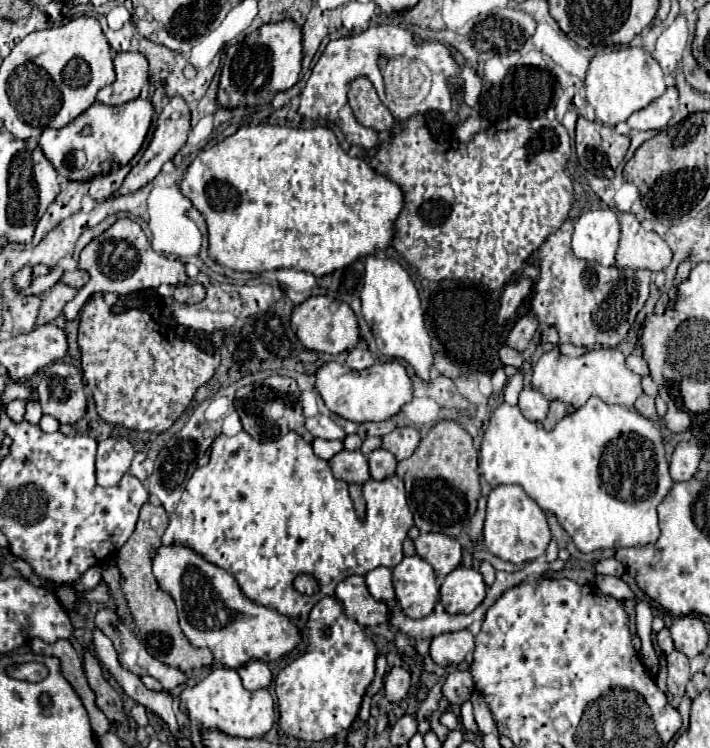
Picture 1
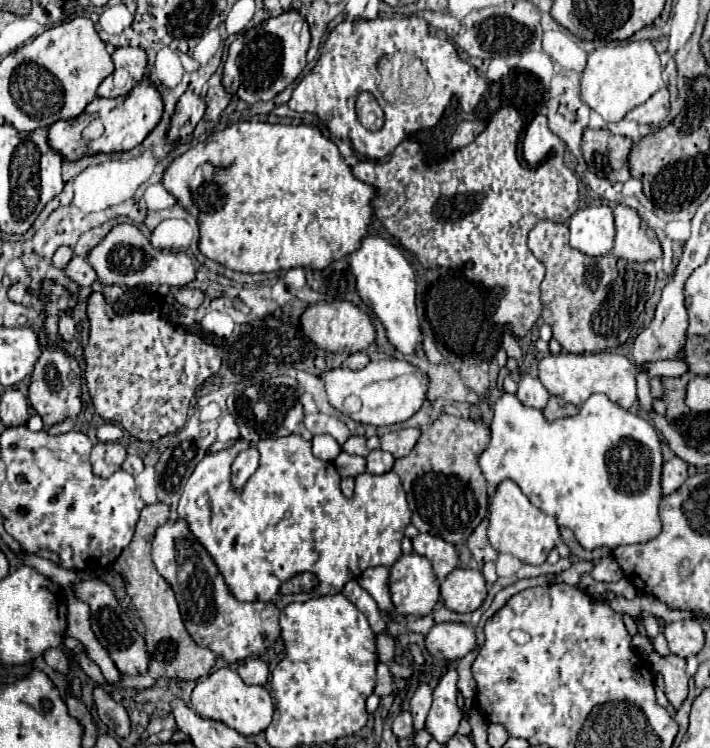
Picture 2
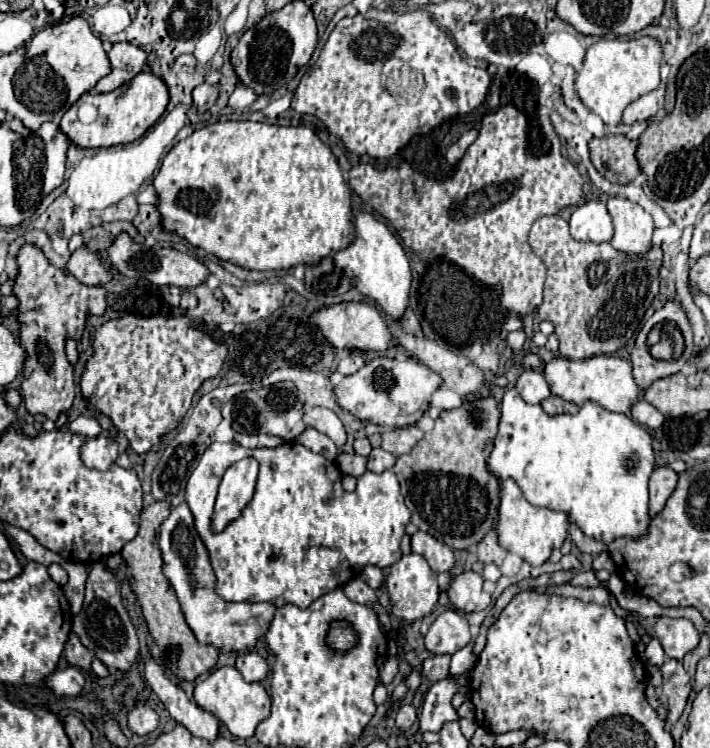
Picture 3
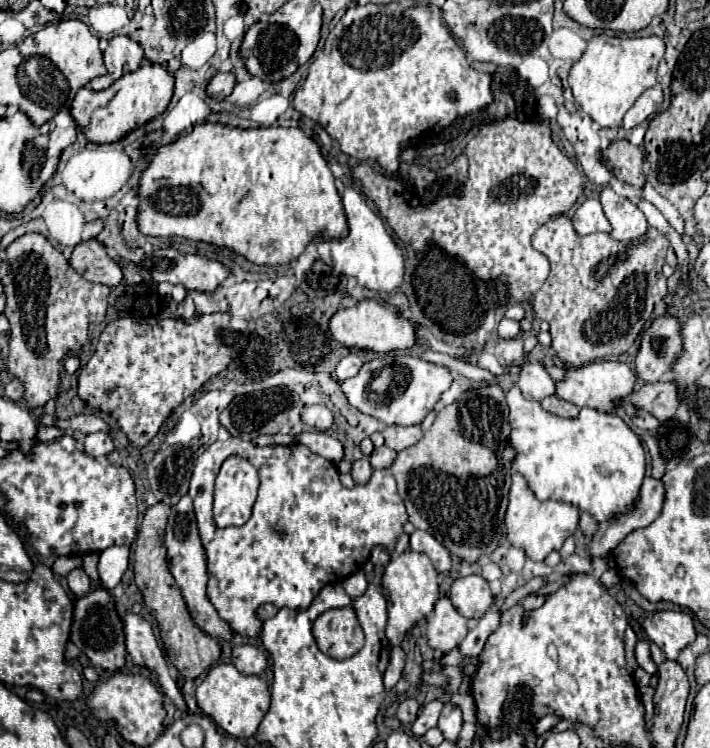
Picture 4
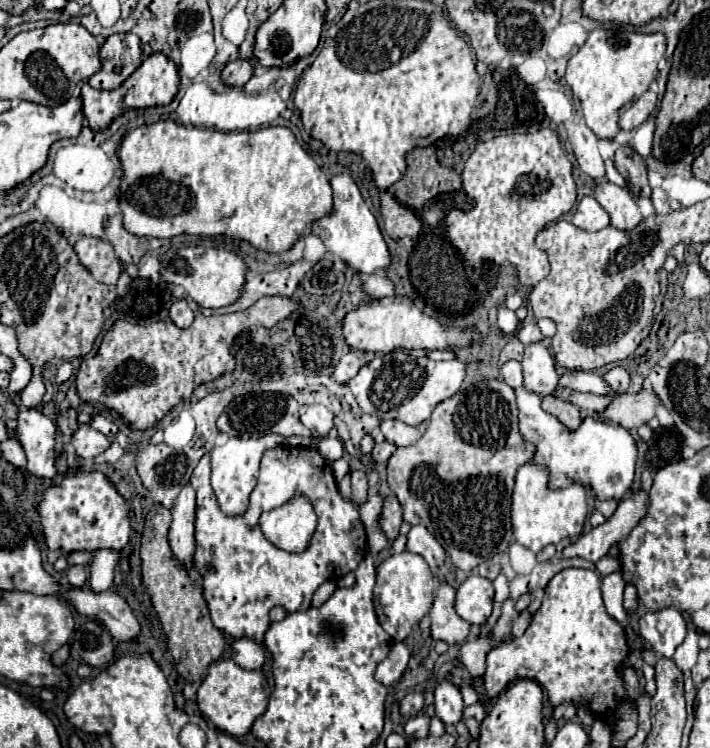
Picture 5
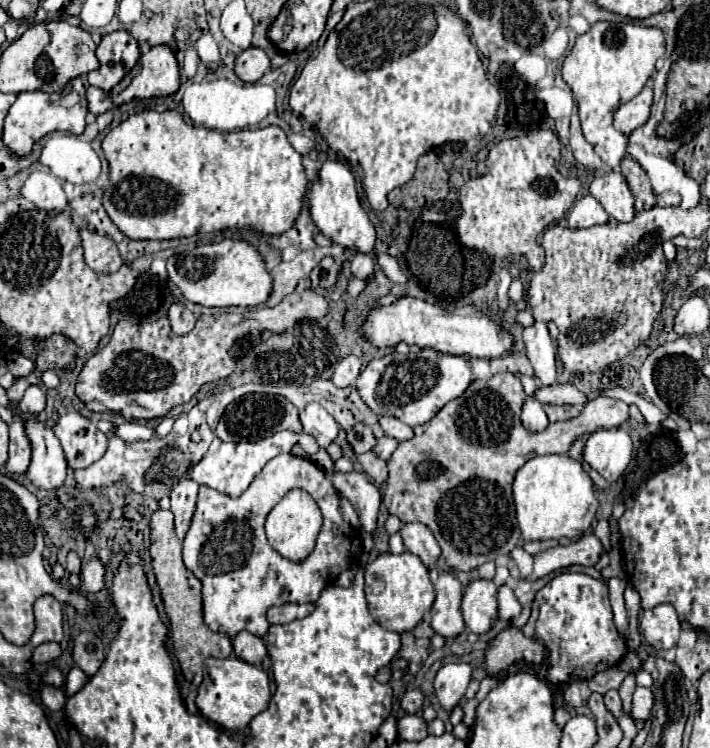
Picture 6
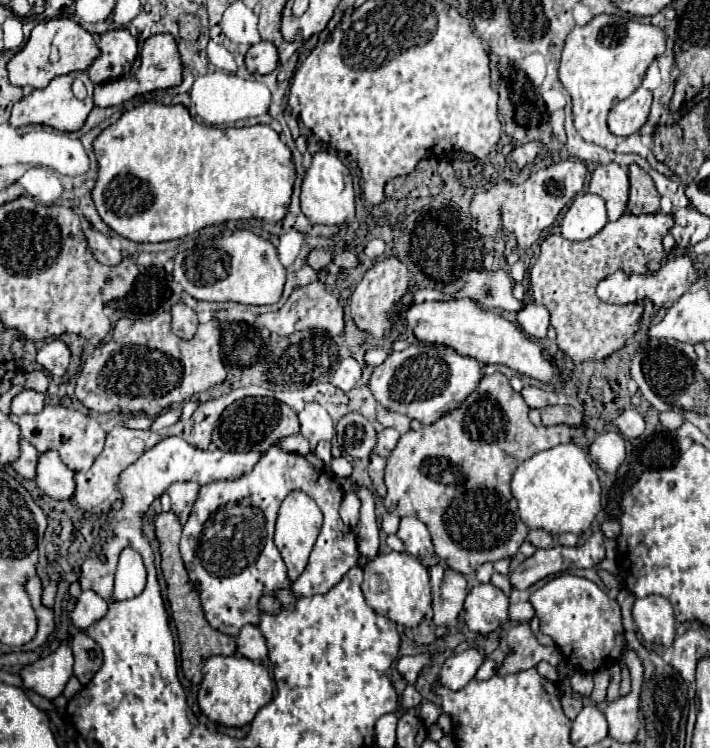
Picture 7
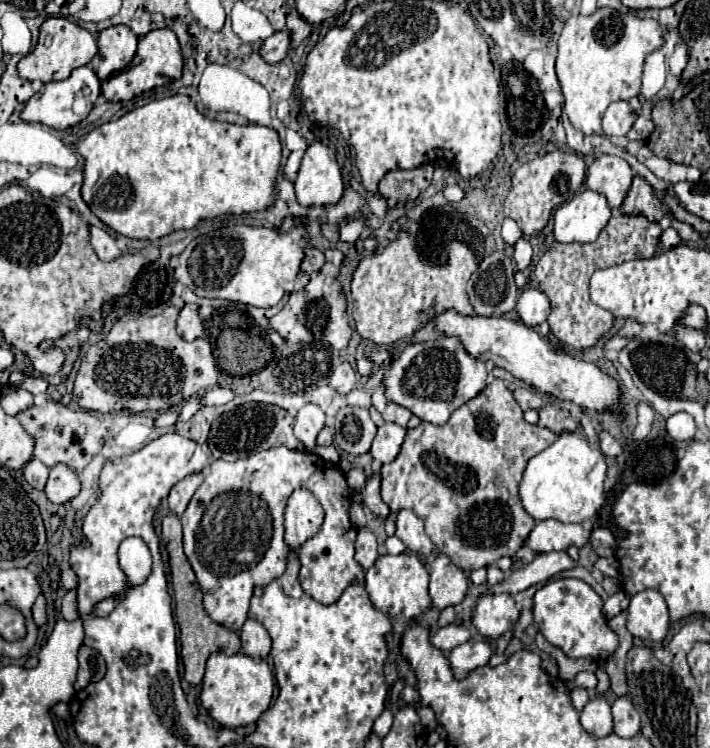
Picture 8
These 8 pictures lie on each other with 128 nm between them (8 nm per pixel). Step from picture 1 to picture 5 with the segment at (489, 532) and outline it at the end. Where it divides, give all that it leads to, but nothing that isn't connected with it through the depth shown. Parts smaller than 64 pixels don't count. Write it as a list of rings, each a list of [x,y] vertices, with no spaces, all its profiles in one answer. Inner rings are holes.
[[[524,464],[516,474],[516,486],[512,494],[512,530],[516,542],[540,552],[548,544],[558,544],[562,538],[580,536],[584,522],[590,514],[586,488],[580,482],[572,482],[568,488],[550,488],[548,468],[542,464]]]

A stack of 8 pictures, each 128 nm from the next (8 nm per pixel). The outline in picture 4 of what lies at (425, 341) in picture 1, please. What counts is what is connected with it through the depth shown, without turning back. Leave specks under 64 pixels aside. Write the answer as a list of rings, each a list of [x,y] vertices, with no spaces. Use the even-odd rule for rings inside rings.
[[[346,186],[340,190],[340,196],[342,196],[346,218],[348,218],[348,236],[340,238],[340,240],[332,240],[332,238],[324,238],[322,234],[316,234],[314,242],[316,242],[320,258],[328,266],[332,266],[336,272],[358,278],[358,284],[362,284],[370,290],[378,290],[382,294],[396,292],[398,286],[402,284],[402,276],[404,276],[402,250],[398,250],[396,242],[386,232],[384,222],[380,220],[380,216],[376,216],[370,210],[370,206],[360,196],[360,192]]]

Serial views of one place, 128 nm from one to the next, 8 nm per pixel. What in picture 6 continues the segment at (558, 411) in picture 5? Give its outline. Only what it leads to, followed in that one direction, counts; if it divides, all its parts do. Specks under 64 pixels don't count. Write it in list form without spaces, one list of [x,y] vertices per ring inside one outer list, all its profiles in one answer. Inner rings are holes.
[[[546,404],[544,410],[546,410],[550,422],[570,420],[570,418],[574,418],[574,416],[580,414],[580,408],[578,406],[554,406],[554,404]]]

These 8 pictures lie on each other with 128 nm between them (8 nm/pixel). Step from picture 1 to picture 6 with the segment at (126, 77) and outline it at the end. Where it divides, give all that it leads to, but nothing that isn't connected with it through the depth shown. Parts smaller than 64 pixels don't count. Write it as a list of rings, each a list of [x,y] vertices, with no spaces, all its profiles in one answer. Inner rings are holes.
[[[118,30],[102,36],[102,42],[96,48],[96,56],[100,60],[100,68],[88,74],[88,82],[90,86],[112,90],[124,78],[124,74],[134,68],[140,58],[140,50],[128,32]]]

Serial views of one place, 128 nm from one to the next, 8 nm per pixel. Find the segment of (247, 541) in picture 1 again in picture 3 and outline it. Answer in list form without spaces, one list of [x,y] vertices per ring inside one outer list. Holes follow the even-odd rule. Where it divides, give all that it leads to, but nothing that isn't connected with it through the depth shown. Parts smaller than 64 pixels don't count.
[[[214,442],[206,448],[202,460],[198,462],[198,466],[194,468],[194,472],[190,474],[188,478],[188,484],[186,484],[186,502],[194,514],[194,522],[196,522],[196,530],[204,542],[204,546],[208,548],[208,554],[210,554],[210,562],[212,562],[212,568],[214,568],[214,574],[216,574],[216,594],[220,598],[224,598],[226,602],[270,602],[274,604],[276,608],[280,606],[286,606],[286,604],[296,604],[298,608],[308,608],[308,604],[312,604],[316,598],[320,598],[322,594],[326,594],[328,590],[332,588],[338,588],[338,586],[344,586],[348,580],[352,580],[354,576],[358,576],[362,572],[364,566],[368,564],[374,564],[378,568],[388,568],[392,566],[396,560],[400,560],[402,552],[400,552],[400,538],[404,536],[404,528],[406,524],[410,522],[410,512],[404,504],[404,498],[400,494],[400,486],[398,486],[398,480],[396,480],[396,474],[392,470],[384,470],[382,474],[374,474],[374,472],[364,472],[360,478],[358,478],[358,484],[356,484],[356,490],[354,492],[346,492],[342,486],[340,486],[340,472],[336,468],[334,462],[328,462],[324,456],[320,454],[314,454],[312,450],[308,450],[306,446],[302,444],[296,444],[296,442],[288,442],[288,444],[282,444],[282,446],[276,446],[276,448],[256,448],[256,450],[250,450],[250,448],[244,448],[236,442],[226,442],[226,444],[220,444],[220,442]],[[228,456],[252,456],[258,460],[260,464],[260,474],[258,474],[258,484],[256,484],[256,492],[254,492],[254,498],[252,502],[246,506],[246,510],[242,512],[242,516],[238,520],[234,520],[232,524],[228,524],[224,528],[222,534],[212,534],[210,532],[210,518],[212,518],[212,510],[214,510],[214,500],[216,500],[216,492],[218,492],[218,484],[222,480],[222,474],[224,470],[228,468]]]

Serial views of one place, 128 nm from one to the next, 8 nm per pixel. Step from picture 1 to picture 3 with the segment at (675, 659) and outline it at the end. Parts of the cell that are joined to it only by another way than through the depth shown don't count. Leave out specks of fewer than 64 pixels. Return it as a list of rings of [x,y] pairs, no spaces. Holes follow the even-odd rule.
[[[668,658],[662,664],[662,694],[660,694],[660,704],[668,710],[666,716],[666,726],[674,726],[678,722],[678,718],[682,716],[682,710],[686,706],[686,700],[690,696],[690,676],[688,672],[682,668],[680,660],[672,660]]]

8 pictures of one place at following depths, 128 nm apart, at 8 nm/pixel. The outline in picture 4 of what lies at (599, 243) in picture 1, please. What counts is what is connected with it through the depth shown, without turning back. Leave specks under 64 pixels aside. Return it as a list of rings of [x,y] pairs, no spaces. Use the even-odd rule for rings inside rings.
[[[596,198],[584,200],[572,216],[572,224],[578,234],[592,234],[592,232],[610,232],[610,222],[604,216],[604,210]]]

